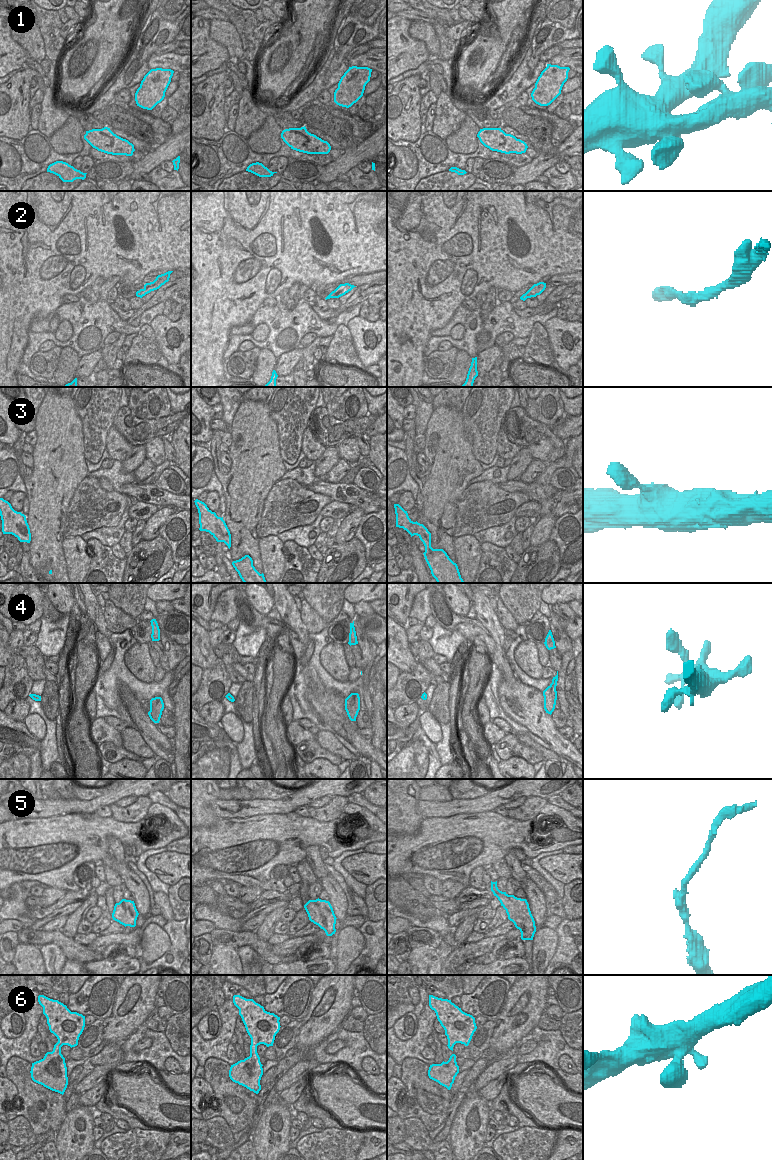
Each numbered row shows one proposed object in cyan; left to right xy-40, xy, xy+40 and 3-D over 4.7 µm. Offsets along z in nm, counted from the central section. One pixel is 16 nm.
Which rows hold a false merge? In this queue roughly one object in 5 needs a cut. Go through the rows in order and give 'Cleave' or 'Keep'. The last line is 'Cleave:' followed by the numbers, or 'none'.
1: Keep
2: Keep
3: Keep
4: Keep
5: Cleave
6: Keep
Cleave: 5

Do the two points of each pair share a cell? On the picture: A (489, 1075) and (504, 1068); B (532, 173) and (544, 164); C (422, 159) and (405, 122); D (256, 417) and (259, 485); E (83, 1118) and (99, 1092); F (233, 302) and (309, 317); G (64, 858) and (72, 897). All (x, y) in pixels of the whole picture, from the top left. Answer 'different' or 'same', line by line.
A: same
B: same
C: different
D: same
E: different
F: different
G: different

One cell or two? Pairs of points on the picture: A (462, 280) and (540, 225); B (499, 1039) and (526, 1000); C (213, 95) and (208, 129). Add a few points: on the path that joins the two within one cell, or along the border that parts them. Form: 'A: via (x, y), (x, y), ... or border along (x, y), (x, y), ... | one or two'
A: via (485, 257), (521, 257), (529, 252), (530, 248) | one
B: via (509, 1029), (515, 1021), (515, 1014), (519, 1010) | one
C: via (207, 103), (207, 121) | one

